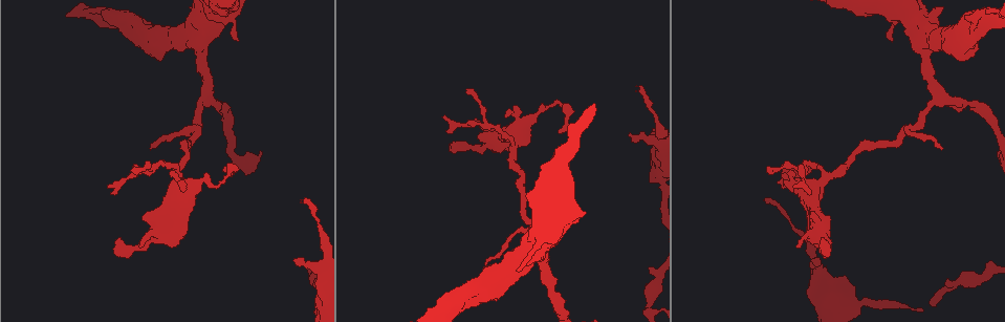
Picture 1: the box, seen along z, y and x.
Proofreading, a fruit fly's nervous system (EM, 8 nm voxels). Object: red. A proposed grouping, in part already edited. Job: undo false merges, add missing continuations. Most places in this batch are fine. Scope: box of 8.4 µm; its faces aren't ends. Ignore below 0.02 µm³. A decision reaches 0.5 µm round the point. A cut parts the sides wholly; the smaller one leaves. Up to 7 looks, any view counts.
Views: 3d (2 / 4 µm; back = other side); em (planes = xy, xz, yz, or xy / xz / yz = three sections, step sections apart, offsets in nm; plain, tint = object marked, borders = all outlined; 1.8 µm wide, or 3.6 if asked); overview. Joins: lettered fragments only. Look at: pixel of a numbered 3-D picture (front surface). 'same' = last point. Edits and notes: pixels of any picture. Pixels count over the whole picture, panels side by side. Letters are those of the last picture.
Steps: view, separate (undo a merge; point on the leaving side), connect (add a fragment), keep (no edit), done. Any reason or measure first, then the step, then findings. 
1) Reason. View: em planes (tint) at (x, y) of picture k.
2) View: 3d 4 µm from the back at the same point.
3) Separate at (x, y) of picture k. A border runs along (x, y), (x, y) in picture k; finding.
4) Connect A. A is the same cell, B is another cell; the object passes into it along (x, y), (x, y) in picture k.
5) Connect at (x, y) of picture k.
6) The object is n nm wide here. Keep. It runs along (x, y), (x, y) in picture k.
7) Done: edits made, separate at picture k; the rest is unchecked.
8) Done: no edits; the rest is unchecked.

View: 3d 4 µm at (940, 93) of picture 1.

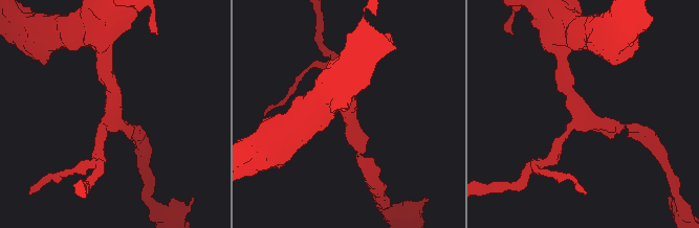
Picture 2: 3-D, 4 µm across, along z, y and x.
3 arms meet here; the arms are 180, 220, 260 nm wide. View: em planes (borders) at (351, 110) of picture 2.

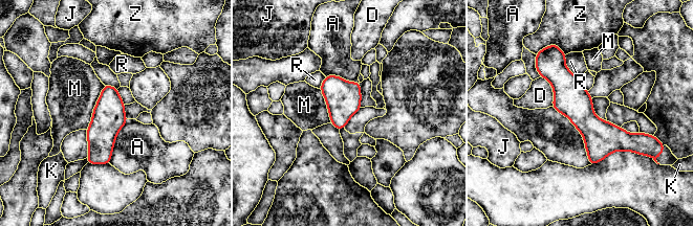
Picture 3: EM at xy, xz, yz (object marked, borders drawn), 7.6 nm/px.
Keep. A, D, J, K, M, R and Z are other cells; a border runs along (551, 106), (581, 134), (590, 164) in picture 3; all the same neuron.

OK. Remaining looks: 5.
View: em planes (borders) at (177, 190) of picture 1.

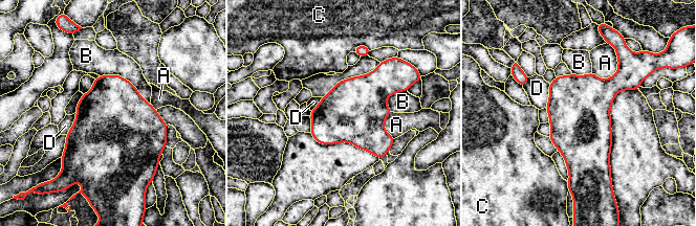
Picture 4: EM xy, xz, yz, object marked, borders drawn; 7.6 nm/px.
The object is 480 nm wide here. Keep. A, B, C and D are other cells; a border runs along (549, 84), (549, 99), (545, 108) in picture 4; continuous, no second neuron.

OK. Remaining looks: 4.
Thin end. View: em xy step 4 (borders) at (305, 199) of picture 1.

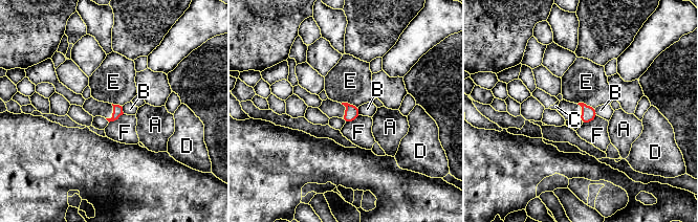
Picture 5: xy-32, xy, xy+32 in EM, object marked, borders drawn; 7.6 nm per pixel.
The object is 80 nm wide here. Keep. A, B, C, D, E and F are other cells; a border runs along (577, 103), (584, 103), (594, 108) in picture 5; none of them fits.

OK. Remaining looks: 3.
Done: no edits; the rest is unchecked.

